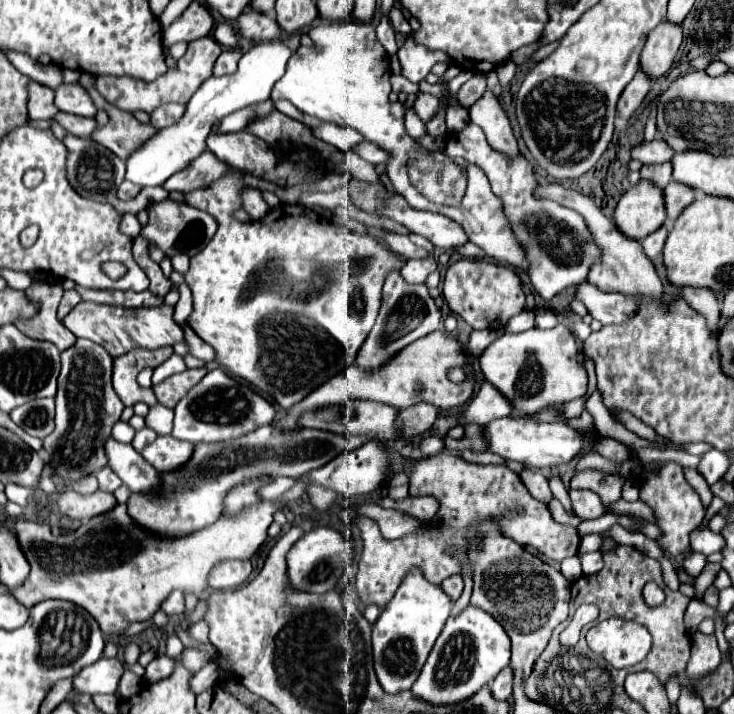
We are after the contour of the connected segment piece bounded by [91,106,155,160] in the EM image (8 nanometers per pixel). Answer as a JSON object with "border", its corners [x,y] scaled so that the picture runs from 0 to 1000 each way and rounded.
{"border":[[[151,148],[149,174],[127,185],[124,196],[129,196],[132,202],[140,202],[165,224],[170,224],[189,202],[195,202],[208,188],[211,188],[208,176],[192,174],[192,171],[187,174],[187,168],[181,168],[181,160]]]}

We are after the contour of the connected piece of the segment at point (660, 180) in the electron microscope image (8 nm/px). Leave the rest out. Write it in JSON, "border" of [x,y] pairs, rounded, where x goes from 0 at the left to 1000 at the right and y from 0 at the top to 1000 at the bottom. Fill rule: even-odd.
{"border":[[[903,227],[903,230],[876,230],[873,235],[873,249],[876,252],[887,252],[892,255],[895,261],[906,263],[909,255],[914,255],[914,230],[911,227]]]}

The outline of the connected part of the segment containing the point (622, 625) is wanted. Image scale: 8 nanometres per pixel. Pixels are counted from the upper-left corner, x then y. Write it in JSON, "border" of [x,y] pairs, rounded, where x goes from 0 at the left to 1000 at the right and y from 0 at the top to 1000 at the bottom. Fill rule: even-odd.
{"border":[[[830,866],[805,880],[805,910],[838,936],[857,936],[873,927],[887,910],[887,888],[879,877],[846,866]]]}

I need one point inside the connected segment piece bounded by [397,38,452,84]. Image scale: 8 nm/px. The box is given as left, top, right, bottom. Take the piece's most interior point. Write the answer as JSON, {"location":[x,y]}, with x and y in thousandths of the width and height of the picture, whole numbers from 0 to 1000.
{"location":[567,85]}

